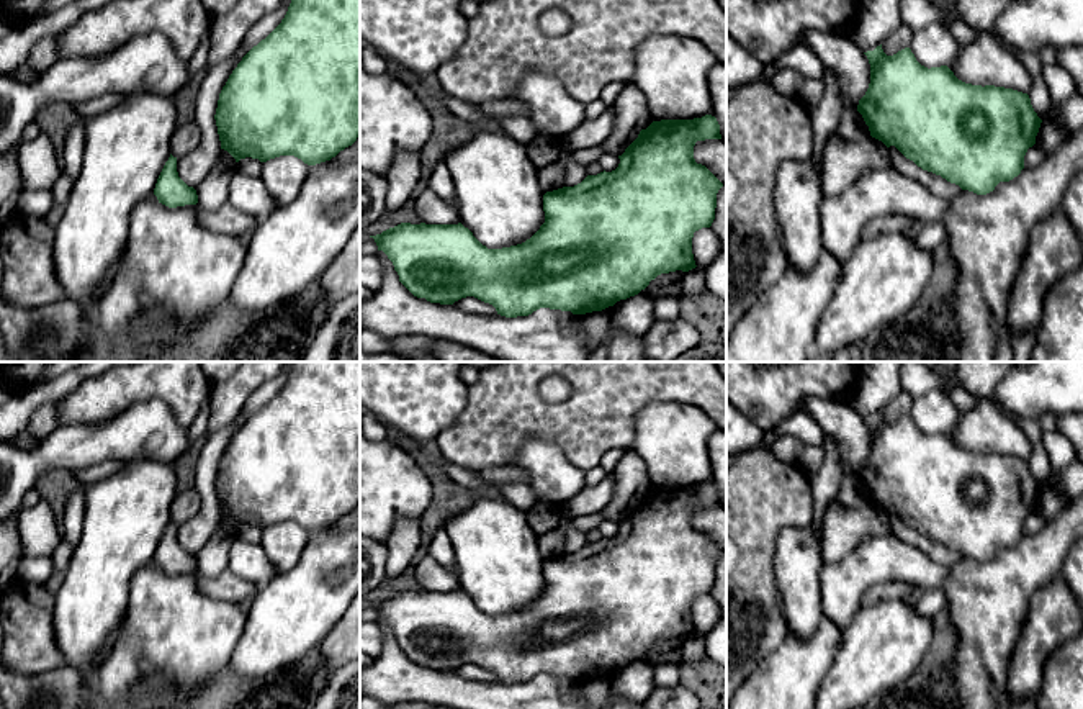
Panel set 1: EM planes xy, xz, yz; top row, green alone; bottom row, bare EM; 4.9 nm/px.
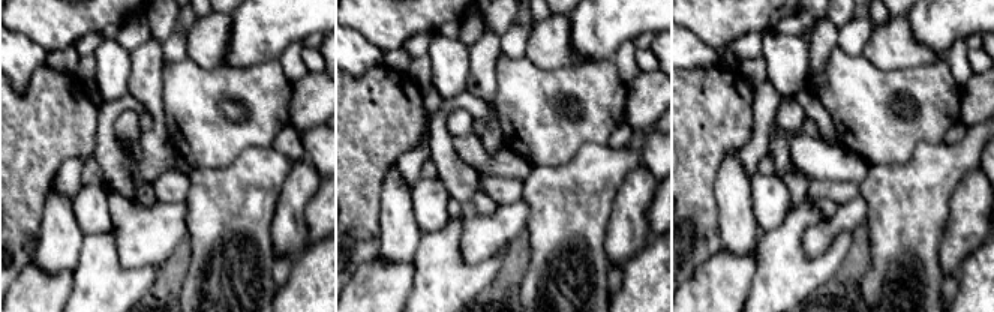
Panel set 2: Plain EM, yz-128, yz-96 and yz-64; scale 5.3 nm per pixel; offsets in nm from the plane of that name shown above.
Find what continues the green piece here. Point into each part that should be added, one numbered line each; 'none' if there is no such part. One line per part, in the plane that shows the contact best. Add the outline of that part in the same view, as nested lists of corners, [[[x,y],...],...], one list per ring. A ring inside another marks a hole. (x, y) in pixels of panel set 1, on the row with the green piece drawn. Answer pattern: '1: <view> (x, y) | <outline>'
none

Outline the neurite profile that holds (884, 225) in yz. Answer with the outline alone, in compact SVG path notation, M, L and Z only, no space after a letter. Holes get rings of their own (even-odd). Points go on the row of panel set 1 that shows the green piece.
M900 215L893 216L879 216L870 219L862 228L862 237L861 239L875 239L883 234L890 233L906 233L916 224L916 218L906 218Z

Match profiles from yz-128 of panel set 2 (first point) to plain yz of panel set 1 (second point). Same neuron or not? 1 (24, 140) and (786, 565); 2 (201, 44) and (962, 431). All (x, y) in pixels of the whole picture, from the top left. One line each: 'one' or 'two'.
1: two
2: one

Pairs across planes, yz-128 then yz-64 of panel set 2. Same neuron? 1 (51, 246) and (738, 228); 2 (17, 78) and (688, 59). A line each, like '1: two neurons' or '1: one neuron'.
1: one neuron
2: one neuron

